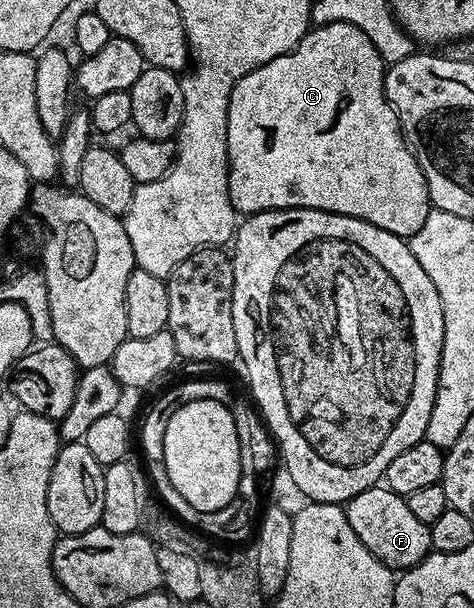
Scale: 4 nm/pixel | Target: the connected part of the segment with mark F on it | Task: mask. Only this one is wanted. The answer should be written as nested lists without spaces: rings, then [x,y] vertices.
[[[378,484],[359,492],[351,501],[344,503],[347,524],[355,528],[355,536],[384,566],[394,572],[410,570],[433,550],[429,526],[411,513],[402,495],[391,492],[388,486]]]

